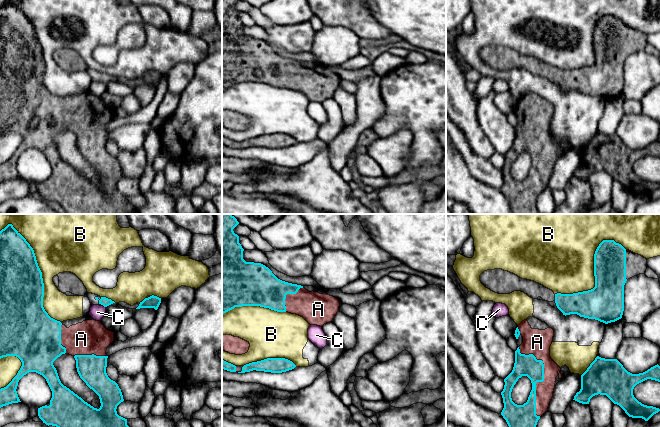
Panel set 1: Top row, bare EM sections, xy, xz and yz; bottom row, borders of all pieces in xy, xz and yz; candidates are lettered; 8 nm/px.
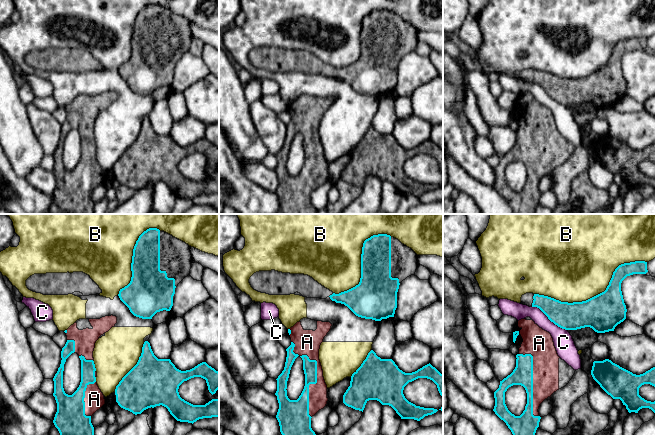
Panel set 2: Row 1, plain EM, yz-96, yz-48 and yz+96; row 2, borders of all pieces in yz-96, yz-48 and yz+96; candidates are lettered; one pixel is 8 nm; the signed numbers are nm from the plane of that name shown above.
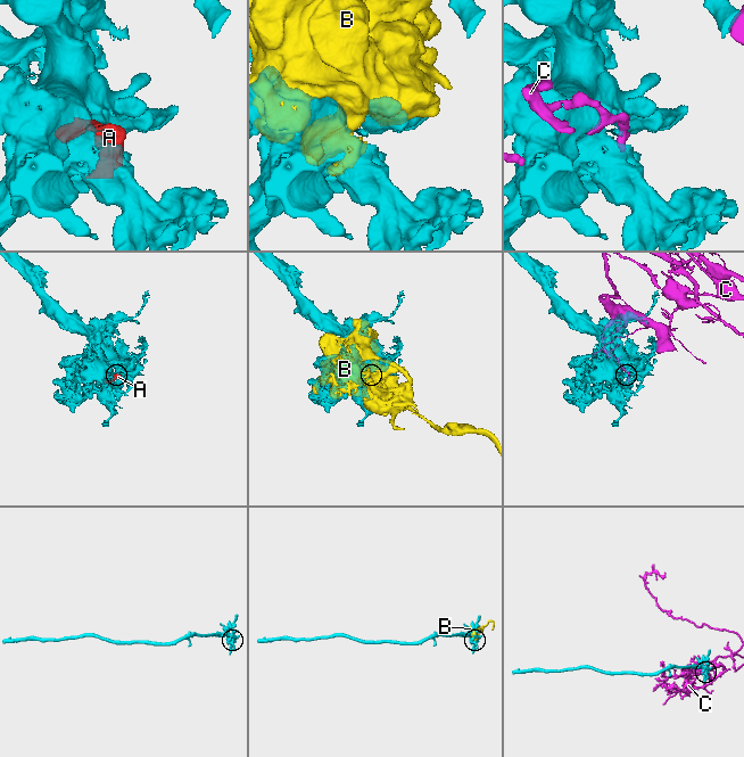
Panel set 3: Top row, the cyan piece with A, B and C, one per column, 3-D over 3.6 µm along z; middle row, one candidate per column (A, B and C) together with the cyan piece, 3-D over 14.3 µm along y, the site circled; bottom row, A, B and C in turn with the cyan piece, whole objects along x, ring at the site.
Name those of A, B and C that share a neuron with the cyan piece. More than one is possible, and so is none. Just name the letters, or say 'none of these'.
A

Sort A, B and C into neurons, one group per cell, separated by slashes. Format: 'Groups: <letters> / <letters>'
Groups: A / B / C

